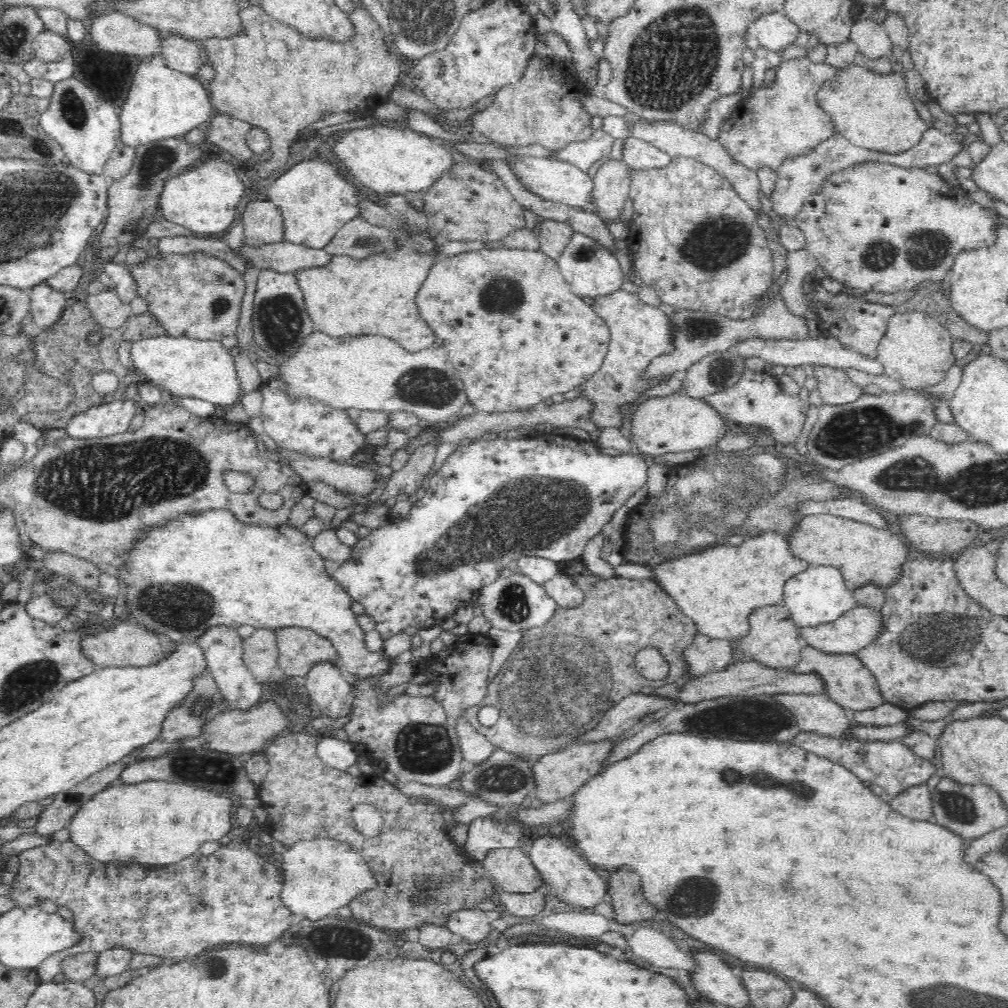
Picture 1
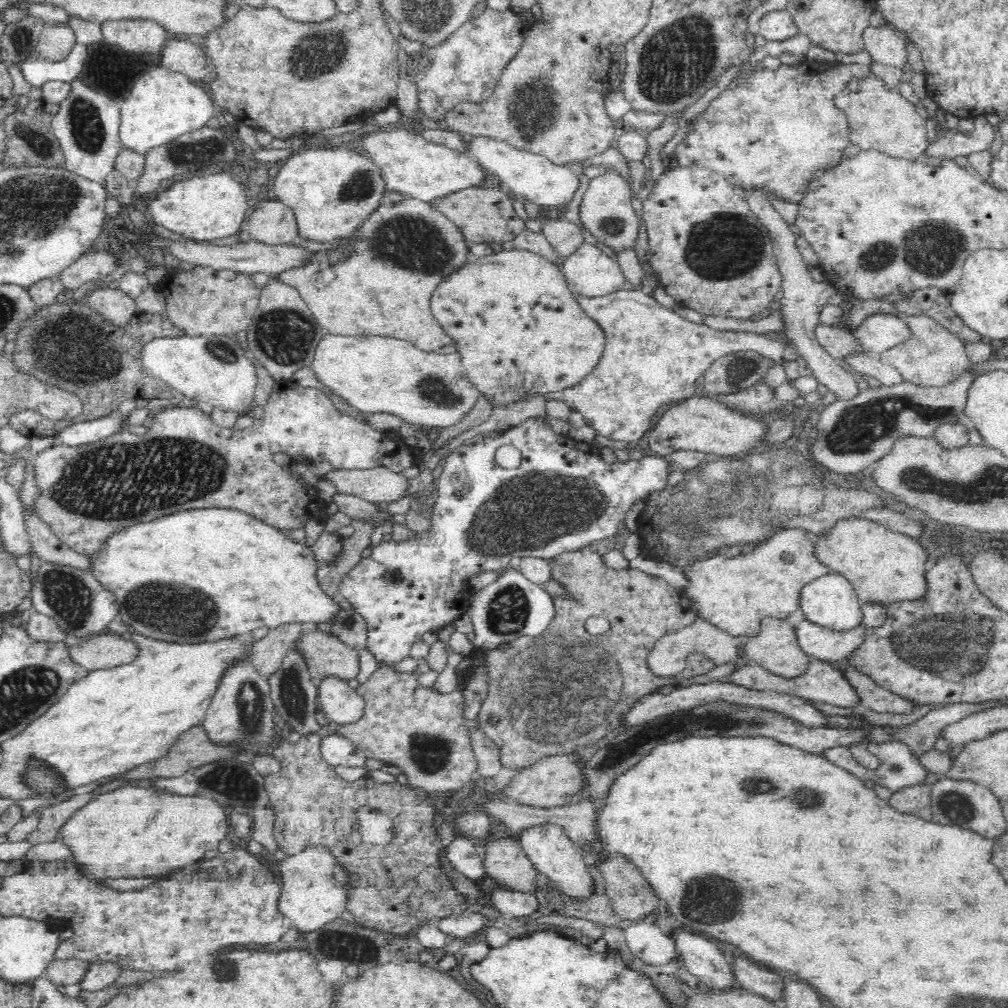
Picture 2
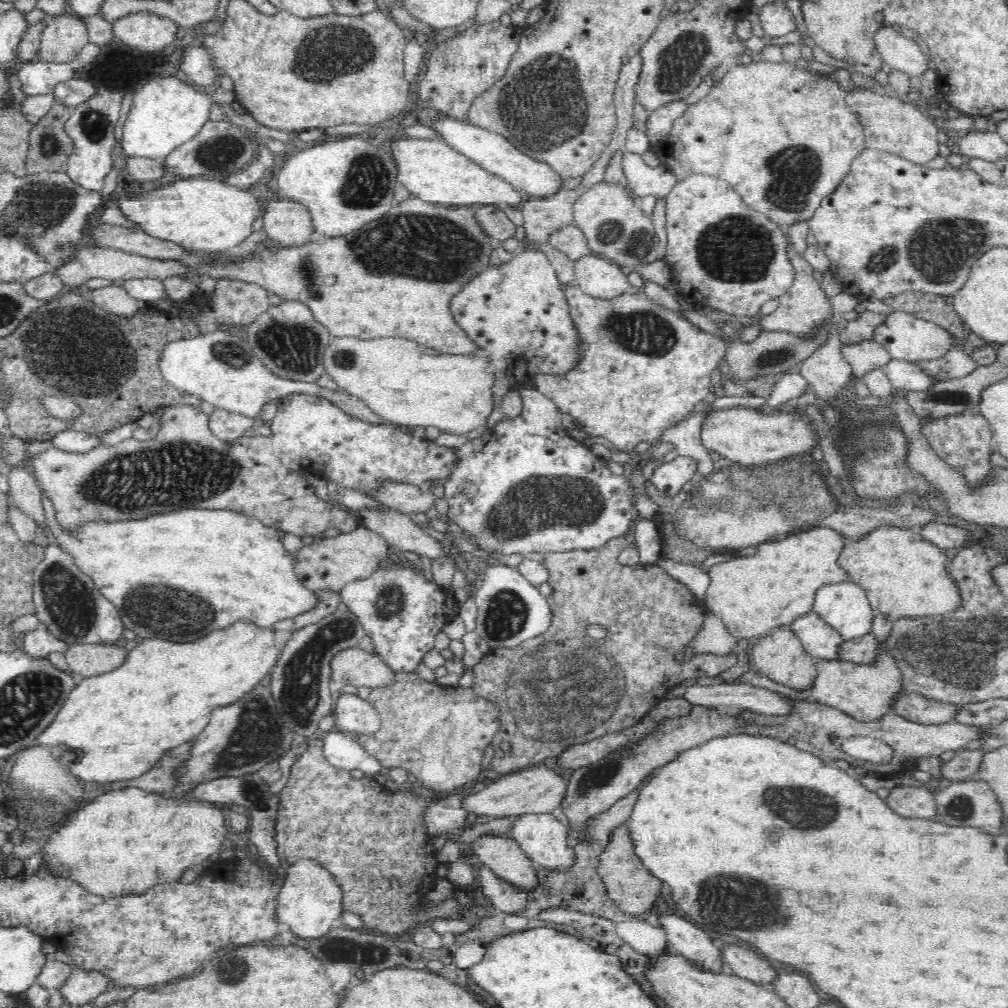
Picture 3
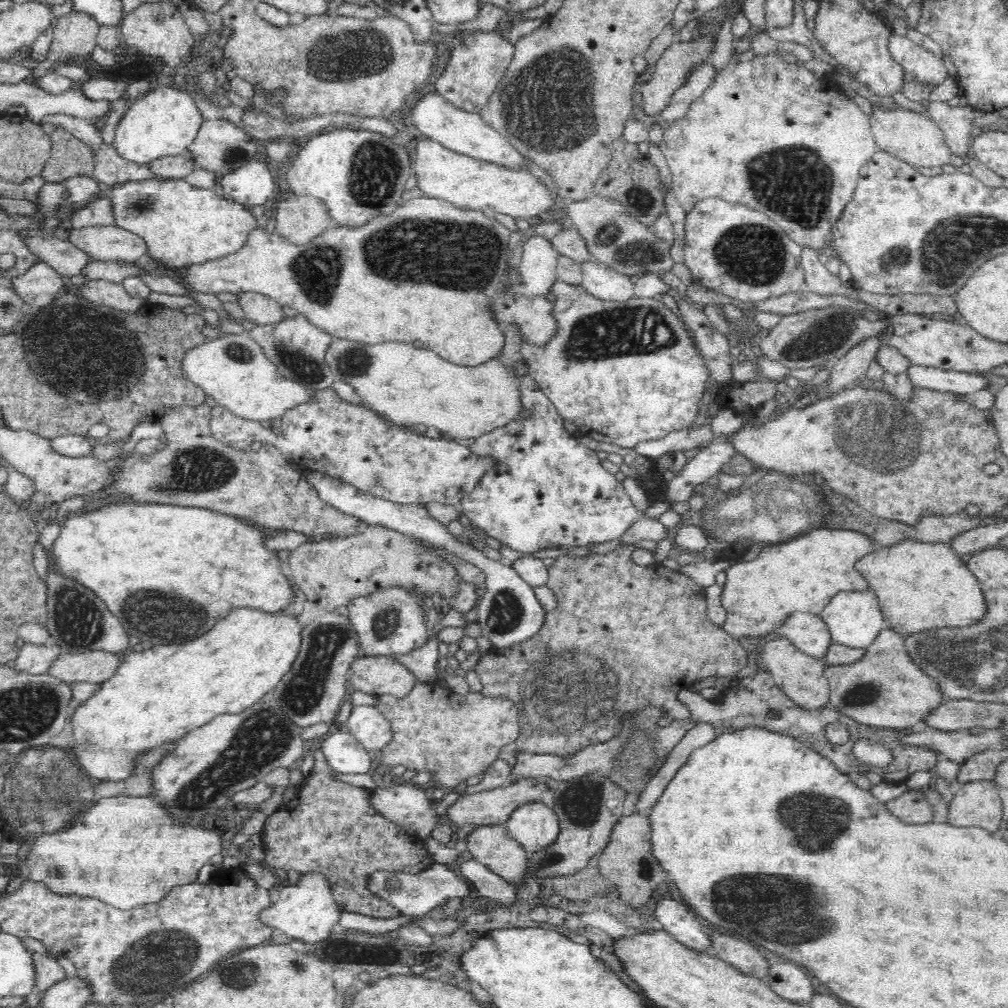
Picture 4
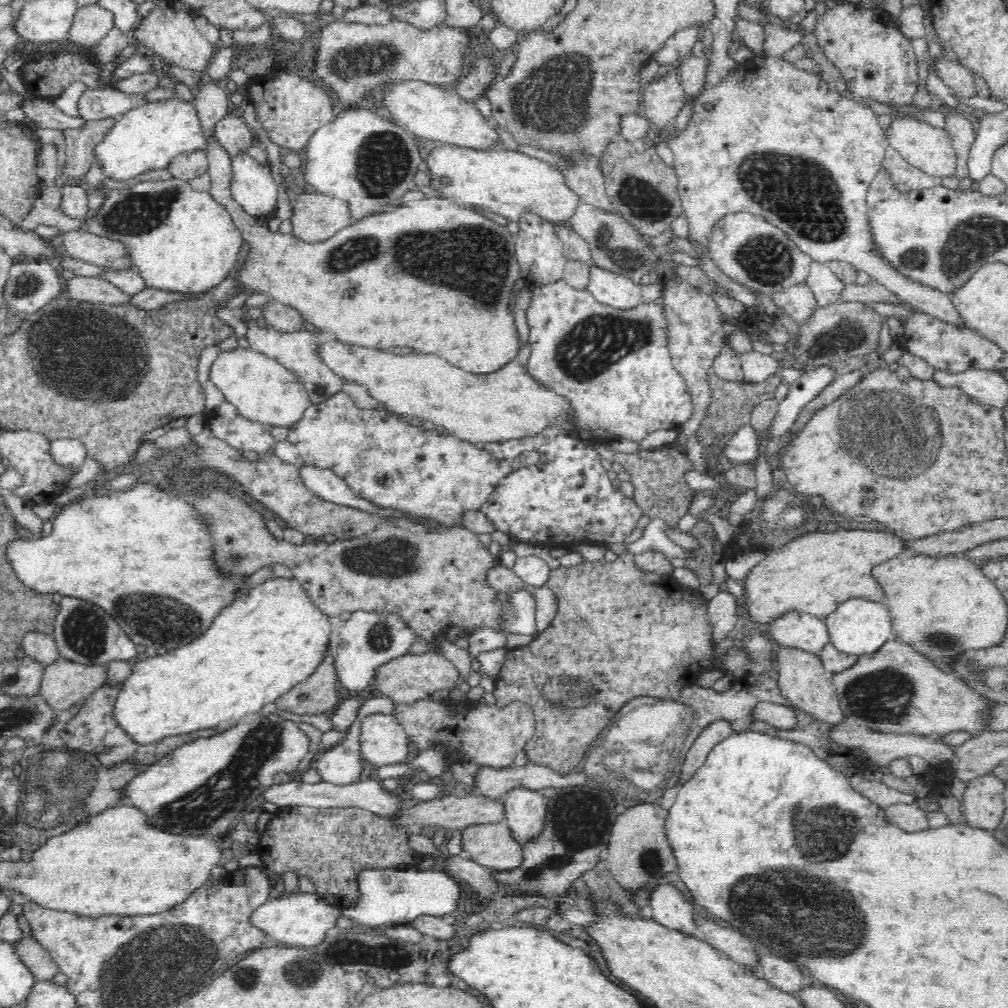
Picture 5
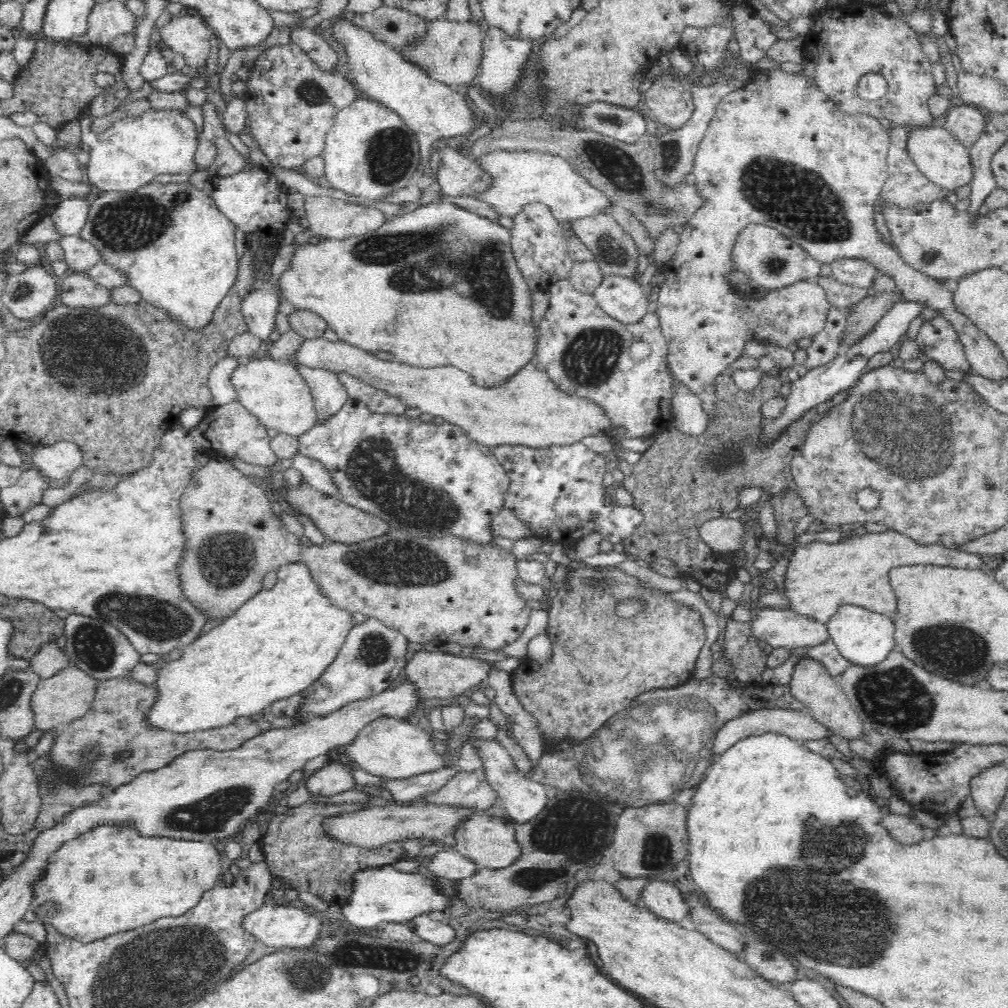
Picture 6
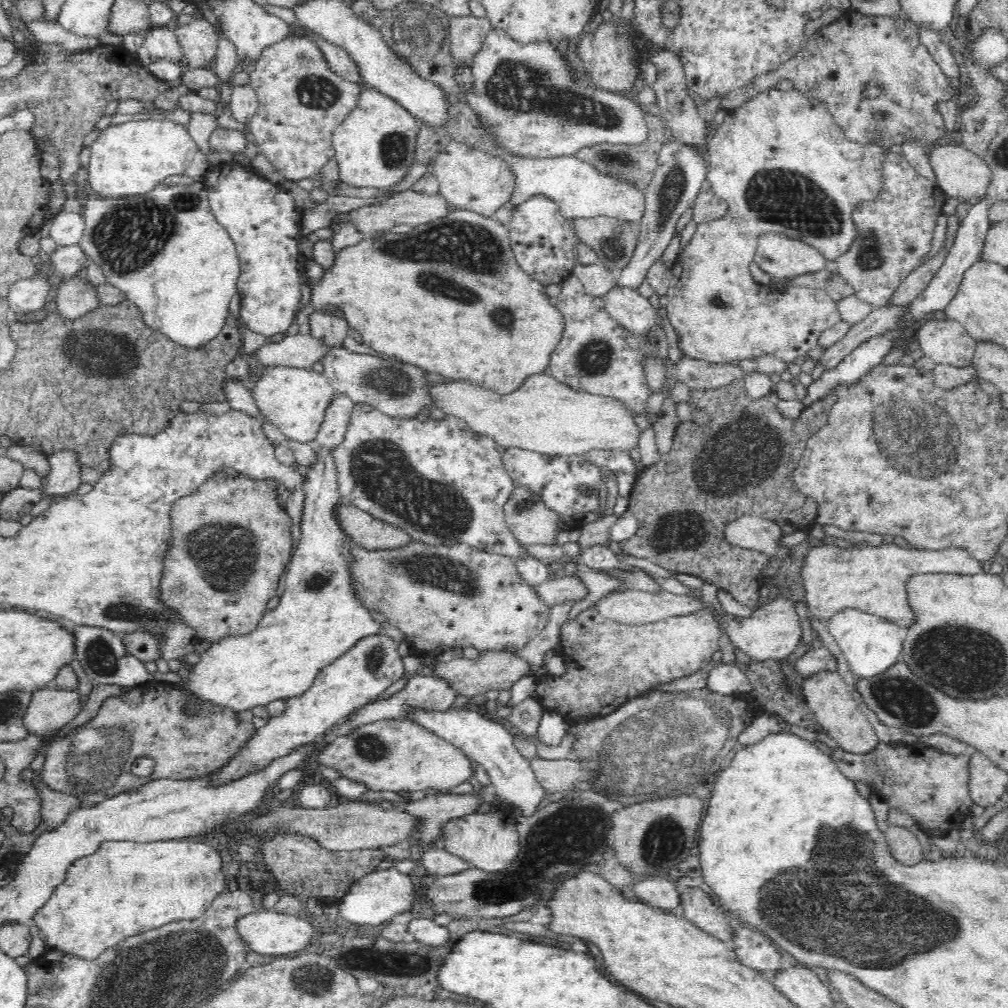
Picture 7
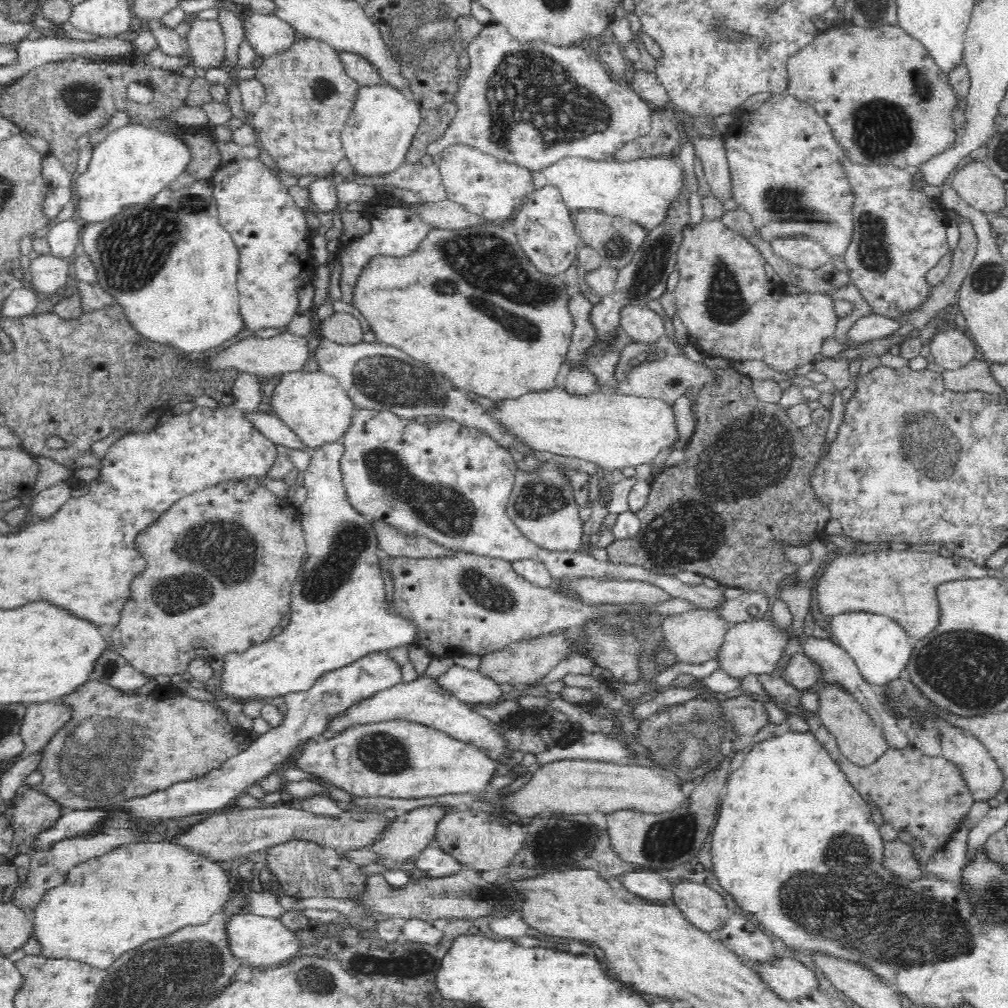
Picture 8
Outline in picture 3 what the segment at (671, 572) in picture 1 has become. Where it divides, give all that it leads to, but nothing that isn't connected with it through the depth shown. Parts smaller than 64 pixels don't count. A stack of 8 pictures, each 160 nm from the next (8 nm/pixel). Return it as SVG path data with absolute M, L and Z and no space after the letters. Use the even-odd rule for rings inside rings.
M828 527L816 528L806 532L788 534L776 541L766 541L757 546L750 558L730 558L729 561L712 564L708 568L710 584L702 600L704 609L715 614L730 634L736 638L764 637L780 625L789 625L803 614L812 611L814 593L825 584L848 580L847 574L838 566L837 556L844 548L843 536Z

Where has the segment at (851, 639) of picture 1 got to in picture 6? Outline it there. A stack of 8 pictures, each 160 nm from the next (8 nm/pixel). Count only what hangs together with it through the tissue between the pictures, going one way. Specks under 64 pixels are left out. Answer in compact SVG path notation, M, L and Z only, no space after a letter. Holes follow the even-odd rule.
M761 608L753 613L751 623L754 638L762 639L774 648L790 649L820 646L830 640L827 625L804 615L781 608Z

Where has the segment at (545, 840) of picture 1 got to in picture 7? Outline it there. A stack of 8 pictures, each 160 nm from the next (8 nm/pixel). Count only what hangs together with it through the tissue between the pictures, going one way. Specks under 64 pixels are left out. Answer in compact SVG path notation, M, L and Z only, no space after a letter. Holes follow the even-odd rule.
M473 707L464 709L447 709L442 712L414 712L414 722L437 734L440 738L453 744L466 756L472 757L473 763L484 766L490 778L490 790L518 808L522 816L534 816L540 810L542 798L547 794L546 788L536 780L534 771L526 758L518 753L514 746L514 733L492 719L482 711L478 713Z

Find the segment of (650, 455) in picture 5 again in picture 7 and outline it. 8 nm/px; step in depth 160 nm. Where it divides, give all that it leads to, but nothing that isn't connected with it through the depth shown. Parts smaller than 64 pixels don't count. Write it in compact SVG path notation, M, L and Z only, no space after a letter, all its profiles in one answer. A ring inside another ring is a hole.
M738 379L717 389L691 390L690 400L704 408L711 420L702 429L690 423L680 423L670 444L670 452L660 453L659 461L634 478L628 512L636 515L639 527L635 536L619 541L620 549L627 555L650 560L668 572L699 576L704 582L730 592L738 604L752 608L761 597L761 571L773 569L772 558L760 551L730 546L722 538L722 528L737 516L754 516L756 512L759 517L786 516L786 520L794 520L794 524L806 524L806 520L814 516L814 504L810 504L810 500L806 500L806 504L798 500L799 488L790 476L798 468L806 442L828 424L830 410L839 399L836 393L830 394L822 402L804 406L798 418L788 419L778 411L776 393L750 399L746 395L744 379Z

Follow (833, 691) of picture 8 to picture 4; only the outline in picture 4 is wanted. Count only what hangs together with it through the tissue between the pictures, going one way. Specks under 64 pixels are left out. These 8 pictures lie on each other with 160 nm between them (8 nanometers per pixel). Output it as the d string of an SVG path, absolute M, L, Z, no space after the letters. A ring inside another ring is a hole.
M775 635L764 642L762 646L762 664L772 675L774 683L782 689L792 702L800 705L800 708L813 709L828 705L829 680L824 676L826 663L814 658L794 645L793 640Z

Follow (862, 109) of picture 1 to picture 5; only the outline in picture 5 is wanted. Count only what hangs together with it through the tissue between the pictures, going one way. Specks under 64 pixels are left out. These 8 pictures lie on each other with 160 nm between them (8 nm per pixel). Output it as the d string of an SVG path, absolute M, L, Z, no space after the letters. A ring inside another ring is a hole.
M895 116L883 129L887 146L893 148L910 164L930 175L940 178L956 173L956 153L950 135L943 129L912 116Z

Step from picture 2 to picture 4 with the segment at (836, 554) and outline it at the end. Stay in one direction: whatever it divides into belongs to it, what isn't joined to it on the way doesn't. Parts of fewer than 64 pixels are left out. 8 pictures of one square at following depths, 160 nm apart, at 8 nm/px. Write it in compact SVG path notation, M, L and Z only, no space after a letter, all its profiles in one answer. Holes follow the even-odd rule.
M908 538L904 542L890 544L888 548L882 546L874 552L863 554L853 565L854 570L864 577L868 588L878 599L880 612L887 625L903 636L918 631L924 632L924 630L929 630L930 626L971 625L985 611L984 599L976 577L965 567L961 556L942 542L935 544Z

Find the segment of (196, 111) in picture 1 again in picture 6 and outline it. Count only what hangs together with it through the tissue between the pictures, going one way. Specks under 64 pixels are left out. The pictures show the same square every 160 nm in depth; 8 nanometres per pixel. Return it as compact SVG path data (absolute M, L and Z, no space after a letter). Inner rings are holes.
M149 109L139 116L118 120L98 134L89 131L89 122L90 118L80 119L81 142L89 149L89 162L85 171L93 184L94 192L98 190L133 191L143 184L153 182L158 174L194 174L195 166L193 166L192 159L198 148L200 136L196 123L186 115L186 109Z

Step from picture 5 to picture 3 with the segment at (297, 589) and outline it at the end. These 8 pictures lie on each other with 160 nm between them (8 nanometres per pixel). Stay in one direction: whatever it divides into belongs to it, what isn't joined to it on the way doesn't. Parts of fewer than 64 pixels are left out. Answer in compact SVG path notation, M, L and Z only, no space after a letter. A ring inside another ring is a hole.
M242 622L234 623L224 630L214 630L206 636L194 642L175 643L169 640L162 640L156 637L137 639L137 646L129 650L126 662L118 668L105 672L104 674L79 678L78 683L68 693L65 703L58 709L56 716L38 733L35 744L47 744L52 746L66 746L67 750L74 751L78 756L67 765L70 774L75 776L77 783L84 782L116 782L116 780L128 780L139 777L142 773L150 770L164 755L167 755L171 748L180 746L190 739L196 738L205 728L209 721L209 714L213 708L230 704L238 700L244 693L250 691L256 684L270 674L280 651L275 645L275 631L271 628L258 628L253 624Z

